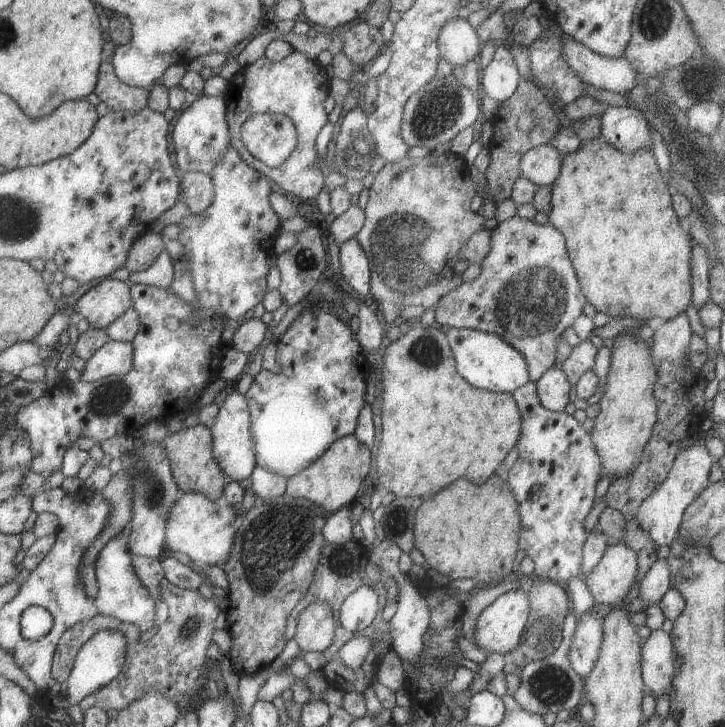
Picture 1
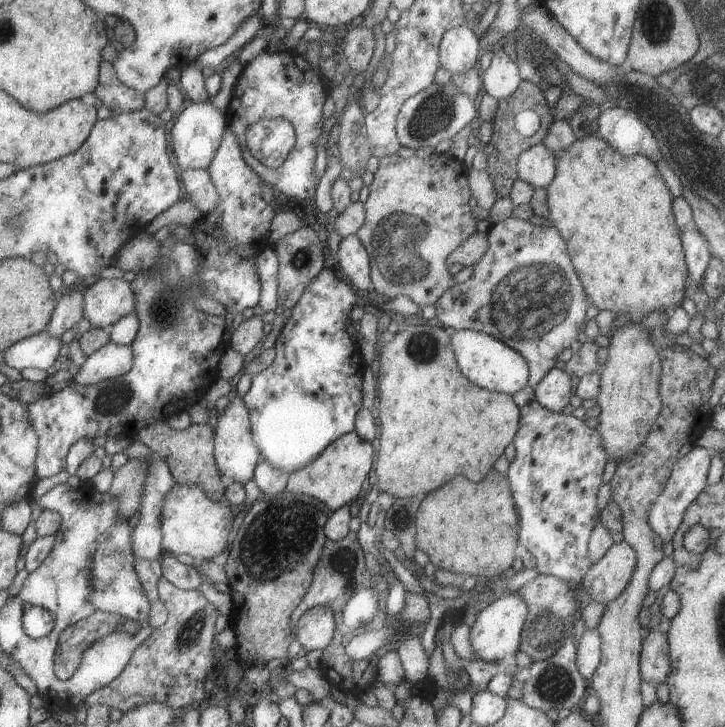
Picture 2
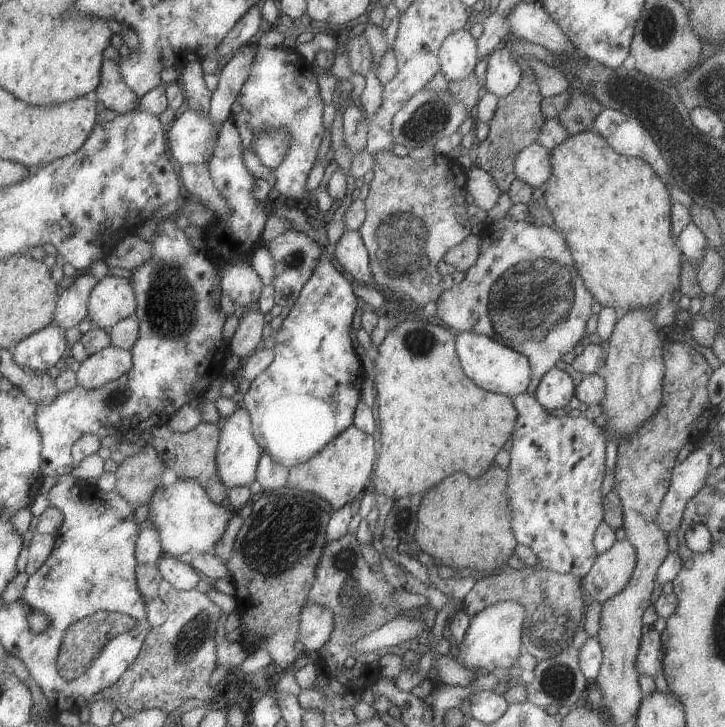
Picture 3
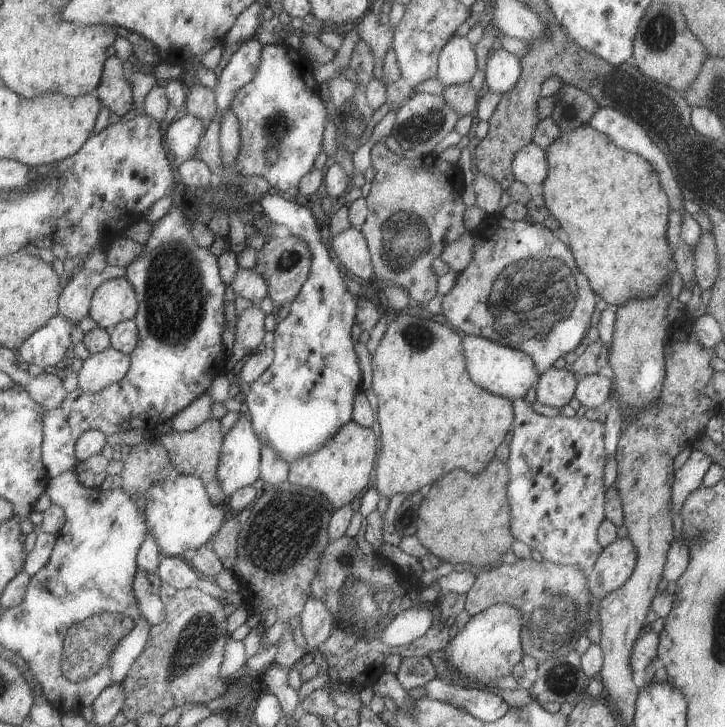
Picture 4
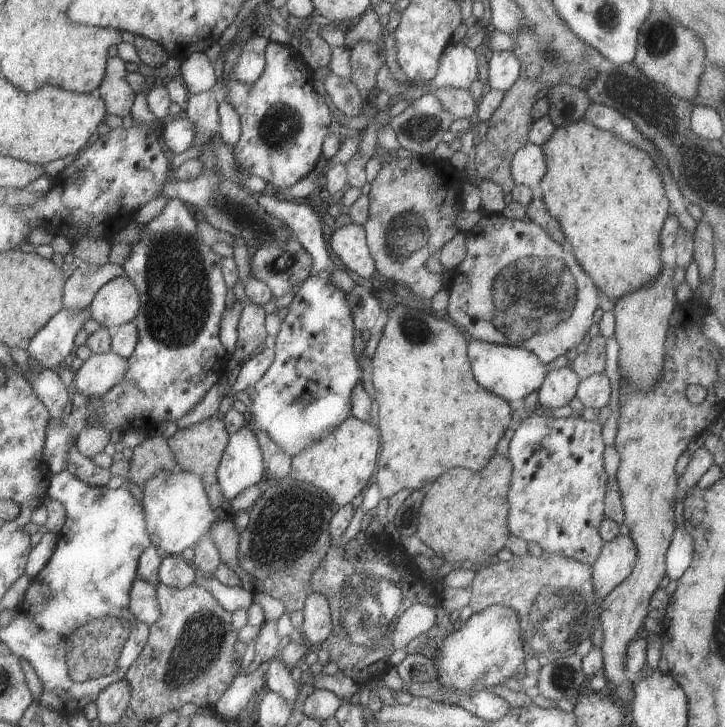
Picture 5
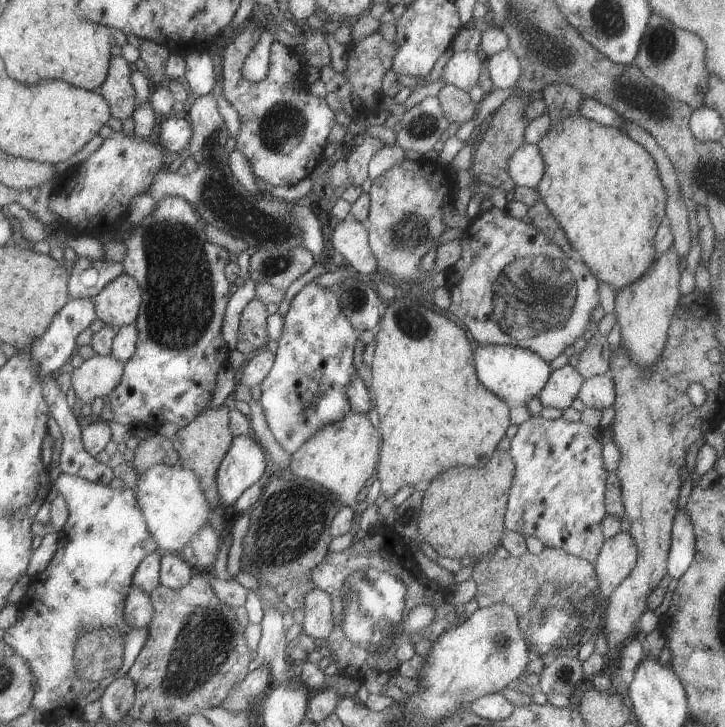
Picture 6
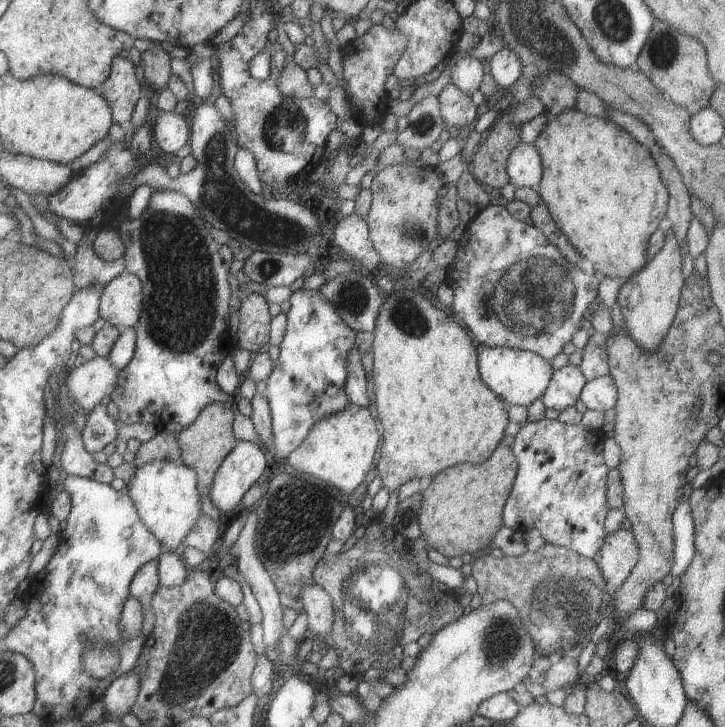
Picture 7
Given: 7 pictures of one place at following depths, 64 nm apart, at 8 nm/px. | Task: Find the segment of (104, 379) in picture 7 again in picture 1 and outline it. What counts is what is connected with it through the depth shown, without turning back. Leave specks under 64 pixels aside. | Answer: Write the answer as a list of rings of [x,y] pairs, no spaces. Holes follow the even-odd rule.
[[[110,340],[87,361],[81,378],[90,383],[107,377],[123,377],[133,370],[134,364],[134,344]]]

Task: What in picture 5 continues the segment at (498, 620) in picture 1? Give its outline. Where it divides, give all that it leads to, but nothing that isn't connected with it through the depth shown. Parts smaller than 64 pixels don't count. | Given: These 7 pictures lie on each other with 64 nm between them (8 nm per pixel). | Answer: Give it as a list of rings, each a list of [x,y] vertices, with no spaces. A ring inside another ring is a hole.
[[[497,604],[473,613],[466,623],[456,625],[437,649],[437,658],[433,660],[437,682],[453,690],[475,694],[483,690],[492,691],[495,684],[501,684],[505,678],[515,677],[515,670],[519,664],[523,664],[525,656],[519,624],[515,610]]]

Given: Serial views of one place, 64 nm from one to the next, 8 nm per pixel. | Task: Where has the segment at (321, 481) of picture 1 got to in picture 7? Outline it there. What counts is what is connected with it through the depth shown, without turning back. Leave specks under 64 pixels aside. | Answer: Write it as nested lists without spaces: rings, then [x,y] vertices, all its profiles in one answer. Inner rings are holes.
[[[352,403],[349,408],[329,418],[323,418],[309,432],[305,442],[288,457],[287,470],[313,474],[313,477],[319,481],[331,482],[333,486],[337,486],[337,490],[349,494],[350,498],[350,495],[367,478],[369,471],[377,468],[376,464],[379,460],[377,450],[382,443],[382,438],[377,432],[374,416],[373,408],[361,408]]]

